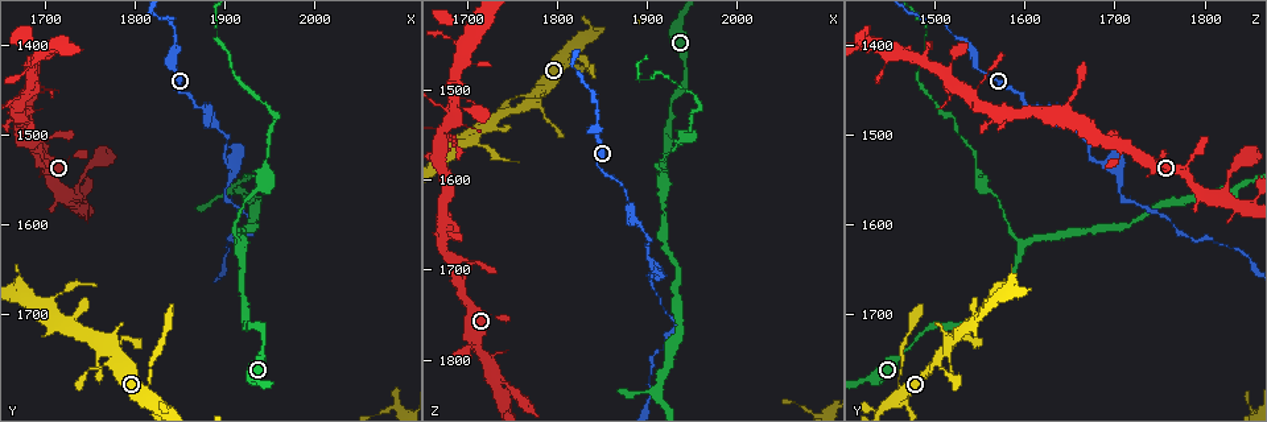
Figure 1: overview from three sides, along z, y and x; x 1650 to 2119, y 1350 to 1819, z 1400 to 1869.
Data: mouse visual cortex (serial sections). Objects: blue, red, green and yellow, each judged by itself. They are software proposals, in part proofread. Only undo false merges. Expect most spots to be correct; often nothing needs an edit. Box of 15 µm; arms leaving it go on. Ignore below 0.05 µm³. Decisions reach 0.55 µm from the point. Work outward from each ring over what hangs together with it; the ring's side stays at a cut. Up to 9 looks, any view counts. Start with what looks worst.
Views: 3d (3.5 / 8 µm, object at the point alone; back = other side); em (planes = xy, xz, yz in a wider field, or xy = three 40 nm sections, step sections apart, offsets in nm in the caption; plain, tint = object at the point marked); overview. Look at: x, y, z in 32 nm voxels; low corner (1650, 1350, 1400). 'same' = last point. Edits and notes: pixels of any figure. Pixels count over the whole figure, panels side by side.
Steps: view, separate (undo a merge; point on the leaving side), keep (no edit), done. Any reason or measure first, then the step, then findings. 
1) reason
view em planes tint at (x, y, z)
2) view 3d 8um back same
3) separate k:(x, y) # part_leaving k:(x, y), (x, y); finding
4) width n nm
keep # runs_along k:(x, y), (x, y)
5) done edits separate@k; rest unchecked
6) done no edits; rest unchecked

three-way junction
view 3d 3.5um at (1780, 1750, 1505)

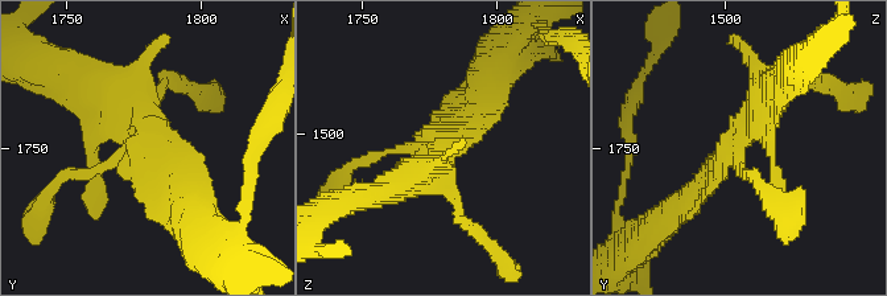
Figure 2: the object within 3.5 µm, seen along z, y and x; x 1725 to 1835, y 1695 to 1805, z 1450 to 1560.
shape alone is not enough
view em planes tint at (1785, 1751, 1500)

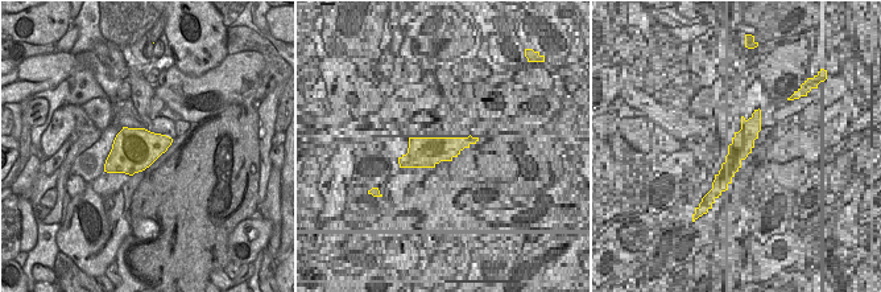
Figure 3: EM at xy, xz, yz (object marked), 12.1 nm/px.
keep # runs_along 2:(673, 212), (704, 184), (771, 94); one cell here

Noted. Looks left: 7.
view 3d 3.5um back at (1815, 1795, 1470)

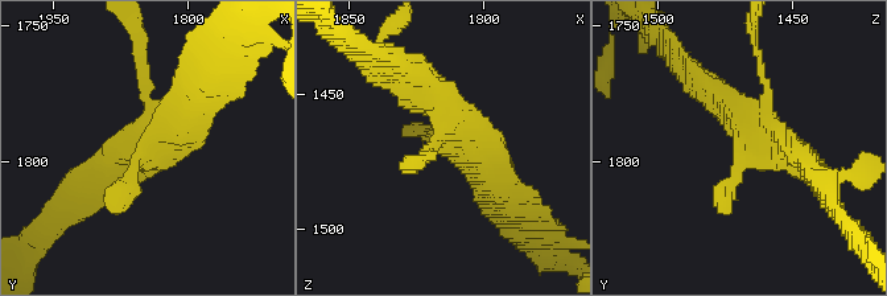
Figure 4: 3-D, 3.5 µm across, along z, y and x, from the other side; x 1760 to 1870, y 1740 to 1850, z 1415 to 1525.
arms 4; arm_widths 150, 200, 350, 400 nm; shape alone is not enough
view em planes tint at (1815, 1798, 1467)

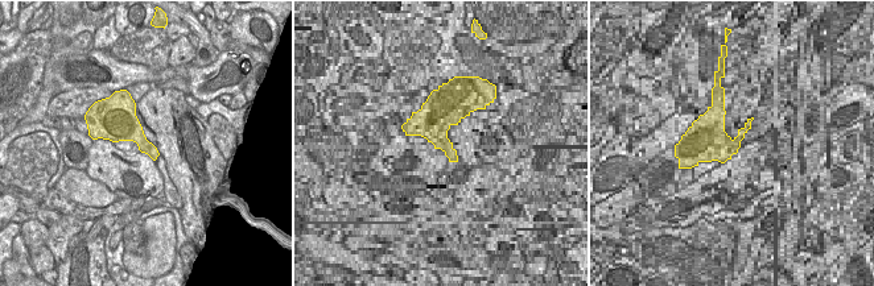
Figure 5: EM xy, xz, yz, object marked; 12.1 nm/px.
view em xy step 3 tint same

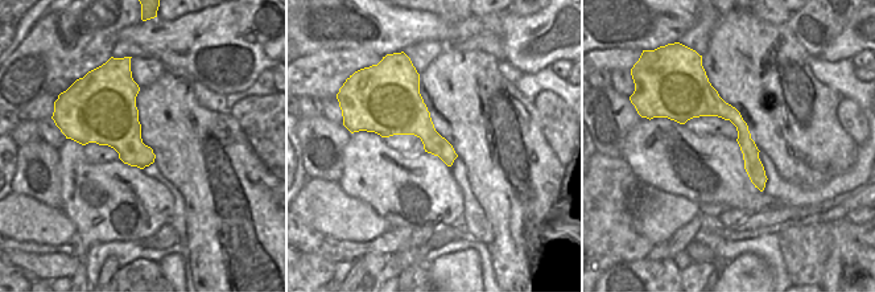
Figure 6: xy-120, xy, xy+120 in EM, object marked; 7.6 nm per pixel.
keep # one cell here

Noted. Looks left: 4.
calibre changes
view 3d 3.5um at (1900, 1565, 1705)

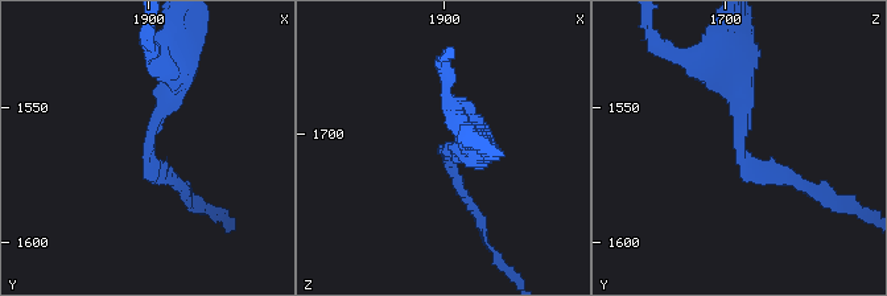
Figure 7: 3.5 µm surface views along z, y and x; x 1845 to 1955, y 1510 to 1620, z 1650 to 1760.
arm_widths 150, 350 nm
view em xy step 5 tint at (1901, 1565, 1706)

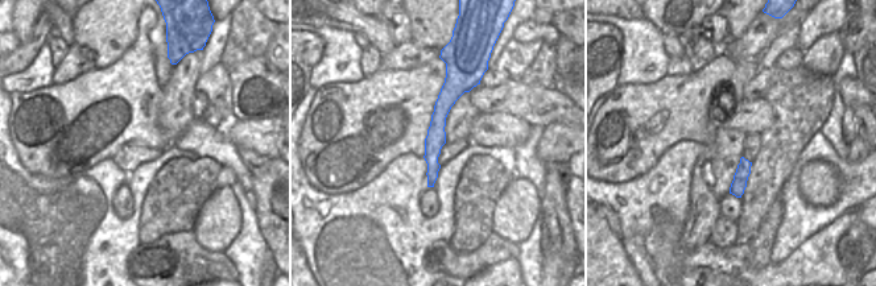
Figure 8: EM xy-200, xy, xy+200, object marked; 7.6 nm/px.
keep # runs_along 8:(449, 73), (430, 183); one cell here

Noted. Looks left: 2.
sudden change in width
view 3d 8um at (1915, 1625, 1595)

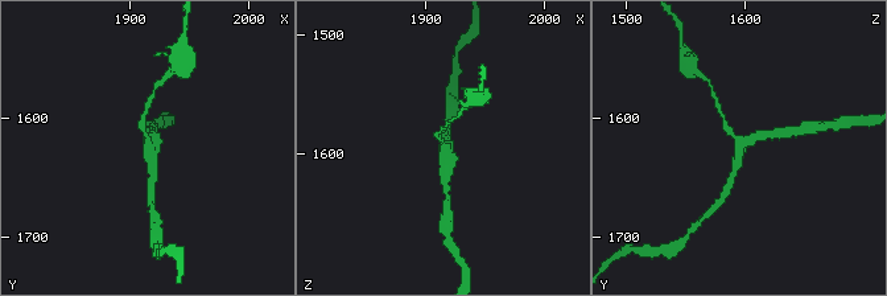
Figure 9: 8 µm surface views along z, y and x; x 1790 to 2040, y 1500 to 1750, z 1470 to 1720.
view 3d 3.5um at (1914, 1620, 1596)

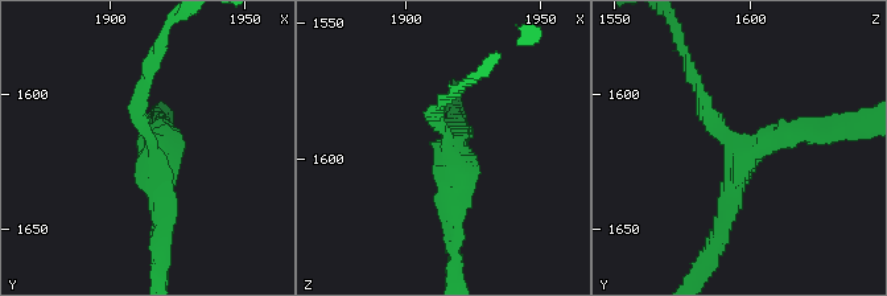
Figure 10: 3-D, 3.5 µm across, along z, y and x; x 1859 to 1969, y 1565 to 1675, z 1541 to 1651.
arm_widths 200, 250, 250 nm
keep # all the same cell

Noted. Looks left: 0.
done no edits; rest unchecked

